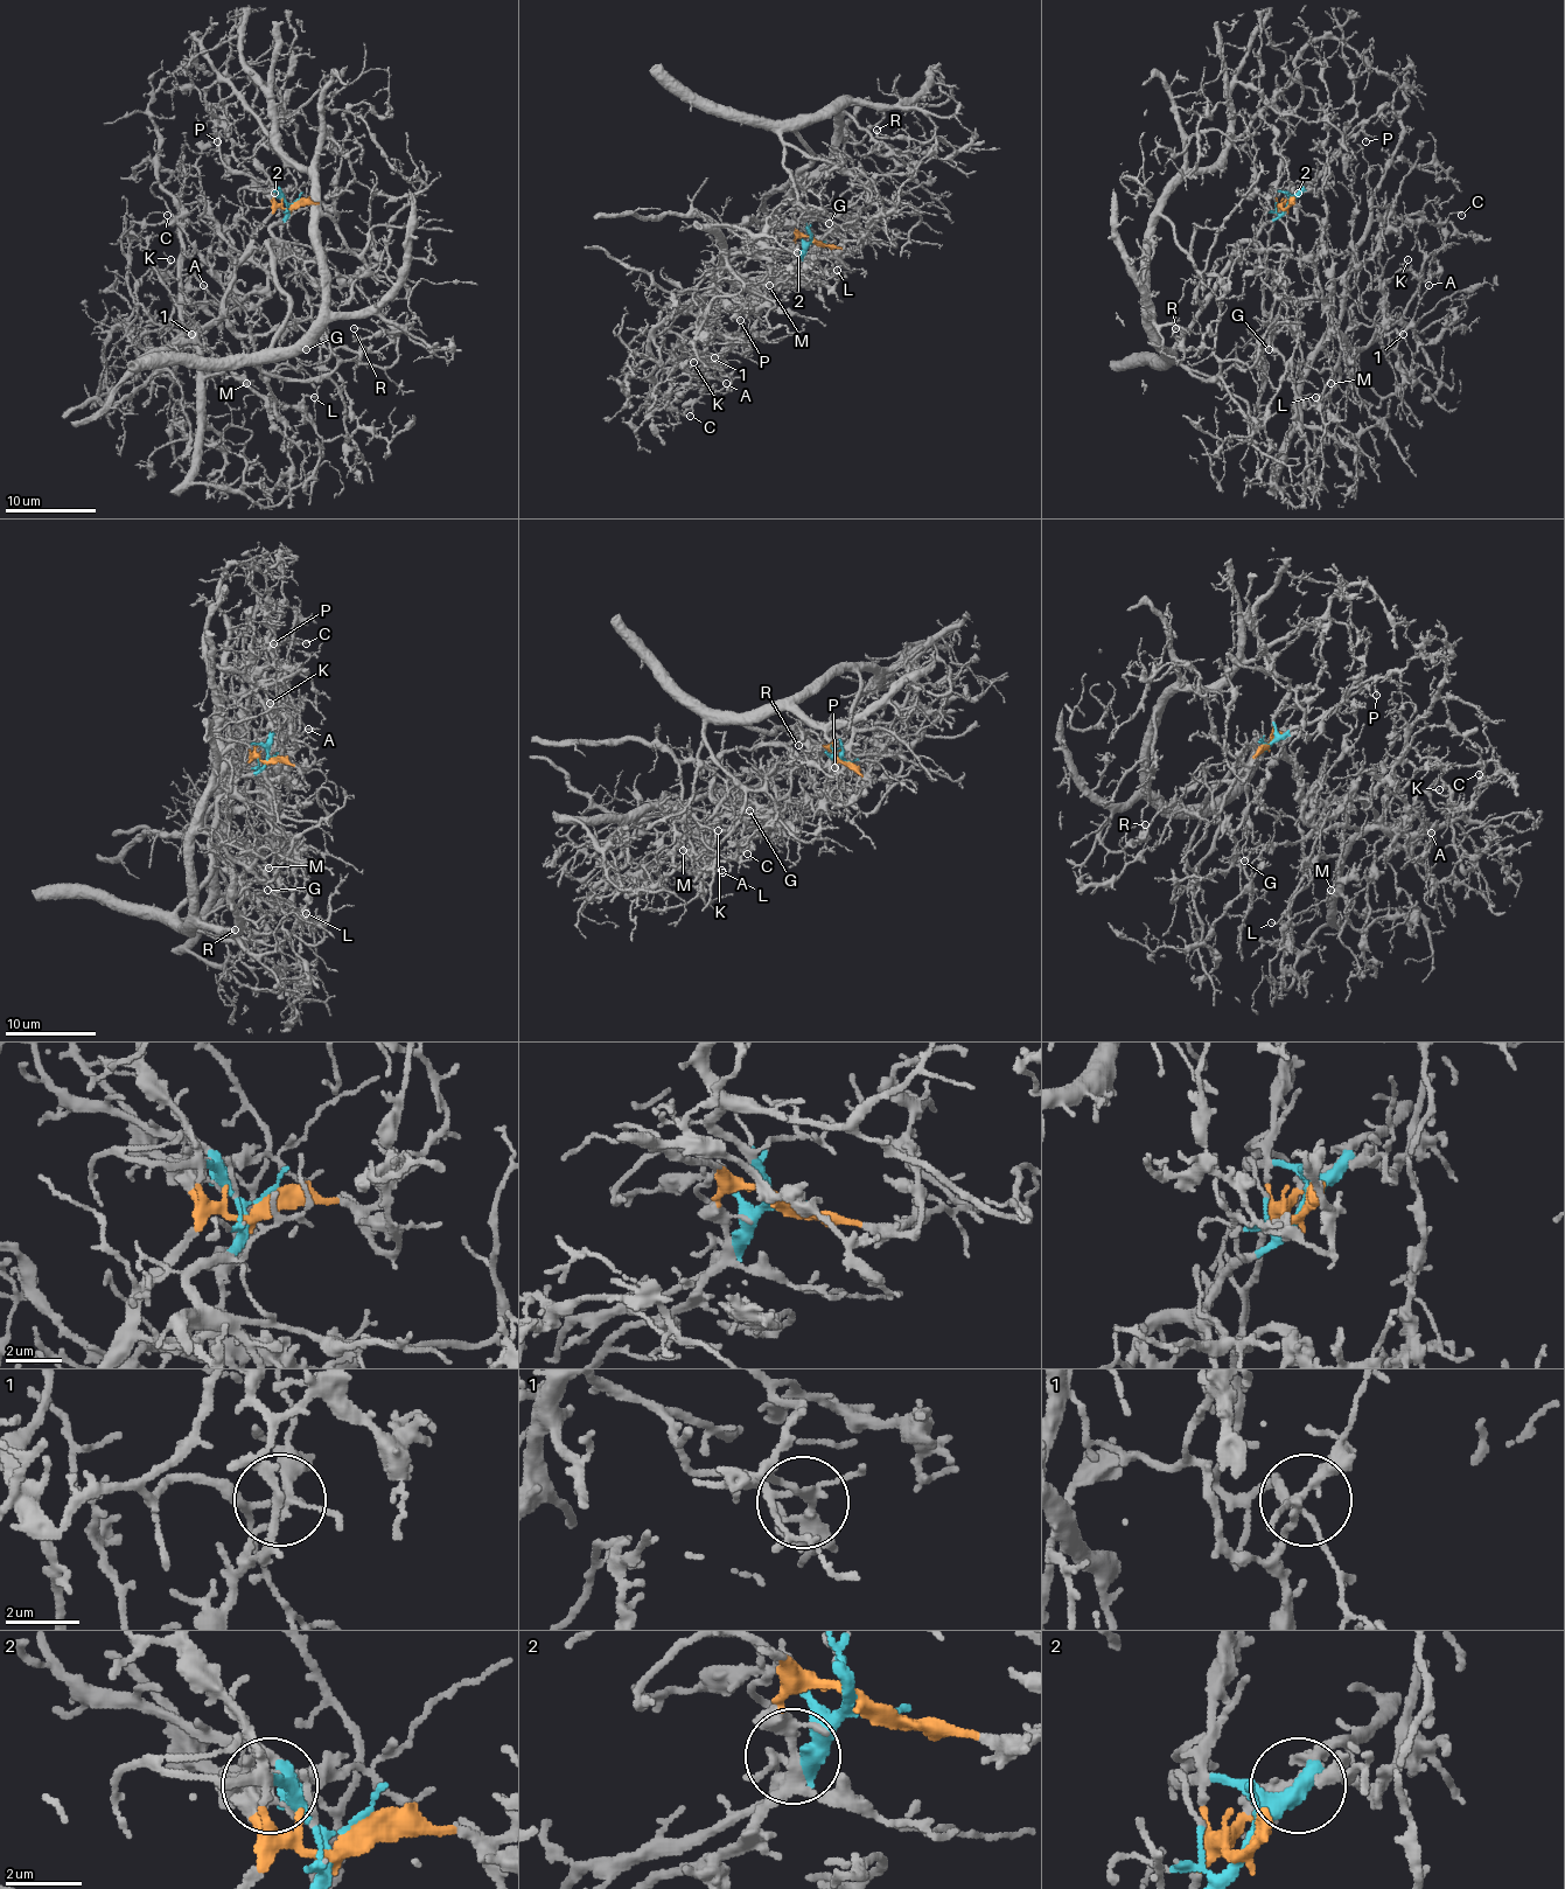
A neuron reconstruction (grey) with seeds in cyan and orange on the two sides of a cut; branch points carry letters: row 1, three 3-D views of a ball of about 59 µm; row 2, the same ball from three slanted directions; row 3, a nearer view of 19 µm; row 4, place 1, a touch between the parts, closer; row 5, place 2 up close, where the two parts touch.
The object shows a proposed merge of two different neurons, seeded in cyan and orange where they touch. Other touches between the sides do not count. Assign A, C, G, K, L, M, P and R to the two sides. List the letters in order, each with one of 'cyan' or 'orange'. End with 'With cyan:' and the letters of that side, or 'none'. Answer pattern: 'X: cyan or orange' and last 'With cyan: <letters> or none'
A: orange
C: orange
G: cyan
K: orange
L: orange
M: orange
P: orange
R: cyan
With cyan: G, R

